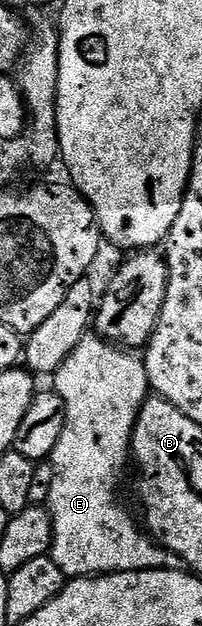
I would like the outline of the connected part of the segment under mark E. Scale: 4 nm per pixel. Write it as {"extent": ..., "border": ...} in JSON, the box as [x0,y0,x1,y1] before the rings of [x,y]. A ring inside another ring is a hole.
{"extent":[47,334,184,578],"border":[[[87,334],[63,365],[54,373],[54,391],[65,402],[65,430],[57,438],[57,446],[49,458],[53,466],[53,486],[47,504],[53,522],[53,546],[50,555],[69,578],[90,578],[112,572],[152,572],[153,570],[184,571],[183,559],[156,542],[119,505],[119,483],[132,459],[131,435],[139,412],[149,397],[147,371],[134,351],[124,350],[98,334]]]}

